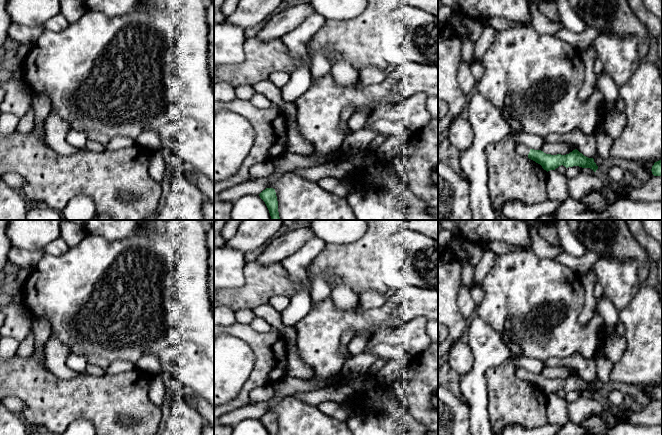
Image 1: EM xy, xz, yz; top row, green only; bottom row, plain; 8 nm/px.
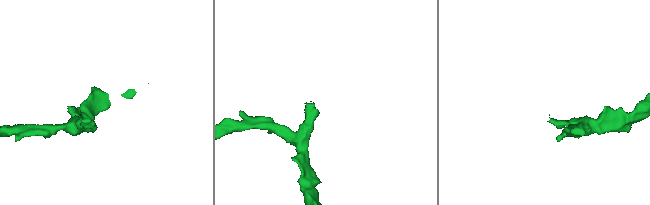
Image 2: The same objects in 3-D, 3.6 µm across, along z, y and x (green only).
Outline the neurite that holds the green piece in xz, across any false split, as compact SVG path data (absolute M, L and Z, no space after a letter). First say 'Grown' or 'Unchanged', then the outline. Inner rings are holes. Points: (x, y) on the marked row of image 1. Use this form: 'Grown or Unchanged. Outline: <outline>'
Unchanged. Outline: M266 188L259 194L260 198L265 202L271 219L272 220L280 220L279 212L278 212L278 201L275 189Z

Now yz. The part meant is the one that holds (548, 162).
Grown. Outline: M516 144L516 151L519 155L526 156L529 159L540 164L544 170L547 172L550 170L555 170L559 166L563 165L566 168L579 166L582 168L590 168L594 172L598 169L598 166L594 162L593 158L588 158L580 153L577 149L573 150L566 155L551 155L546 154L541 150L534 150L525 144Z

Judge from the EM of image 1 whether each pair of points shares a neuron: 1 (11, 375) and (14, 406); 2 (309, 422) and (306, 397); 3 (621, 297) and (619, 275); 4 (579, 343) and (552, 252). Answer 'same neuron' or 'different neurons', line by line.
1: different neurons
2: different neurons
3: same neuron
4: different neurons

